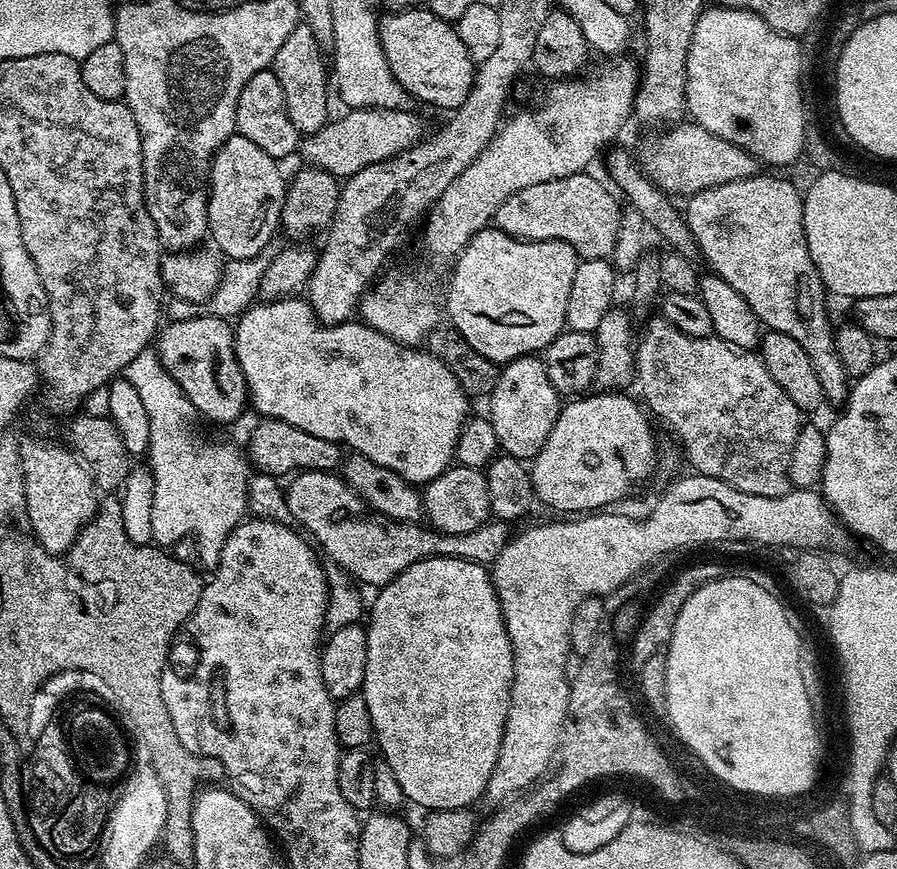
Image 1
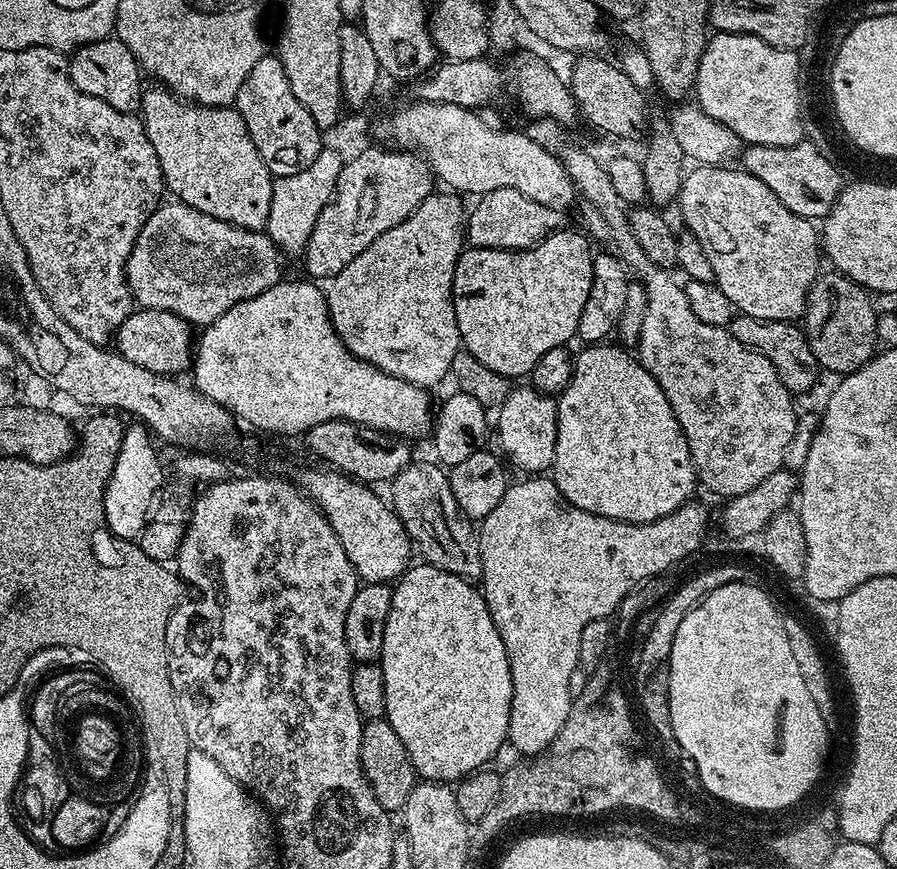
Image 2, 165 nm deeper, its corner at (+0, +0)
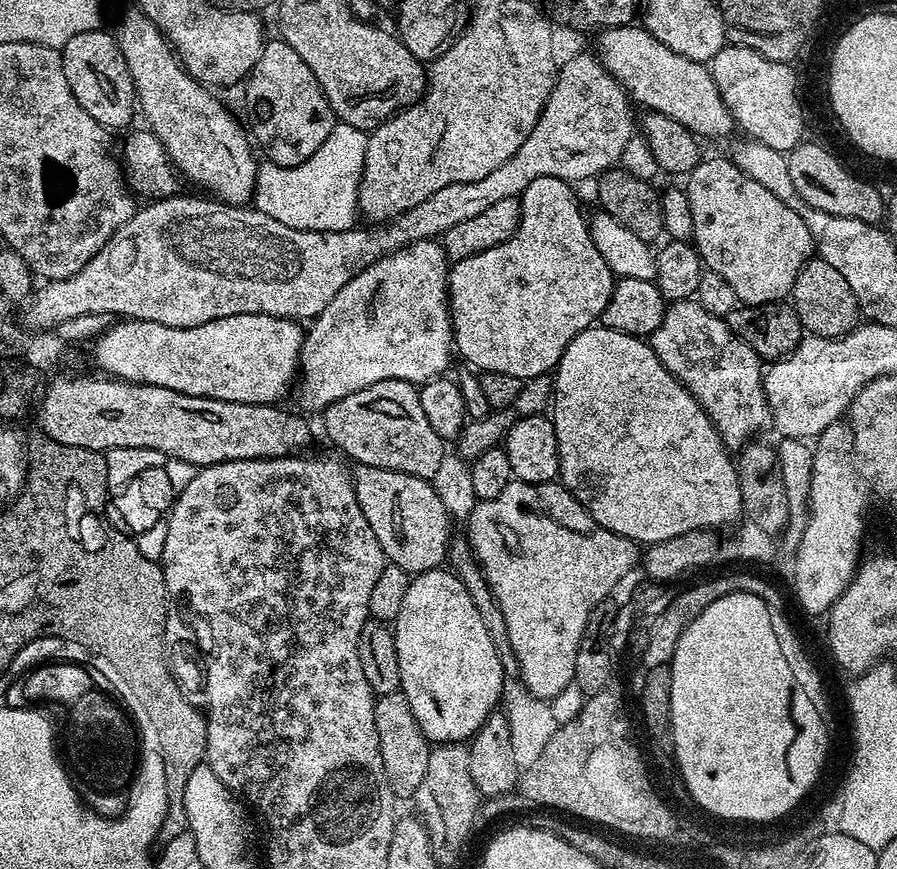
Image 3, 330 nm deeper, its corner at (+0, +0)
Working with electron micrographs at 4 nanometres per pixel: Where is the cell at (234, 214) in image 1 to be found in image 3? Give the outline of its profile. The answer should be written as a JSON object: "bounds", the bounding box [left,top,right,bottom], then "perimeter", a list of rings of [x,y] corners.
{"bounds":[114,7,258,206],"perimeter":[[[129,7],[129,12],[120,16],[120,21],[114,27],[114,35],[118,42],[118,50],[122,50],[122,58],[130,66],[130,78],[134,78],[136,99],[139,111],[144,112],[148,119],[147,127],[160,139],[162,146],[168,151],[168,157],[176,165],[177,172],[185,181],[197,184],[209,197],[215,198],[221,204],[239,204],[248,206],[253,203],[256,195],[256,169],[258,159],[252,153],[253,141],[246,131],[245,125],[240,124],[228,113],[228,108],[215,96],[211,87],[205,86],[189,74],[174,55],[174,49],[167,38],[146,18],[141,8]]]}

